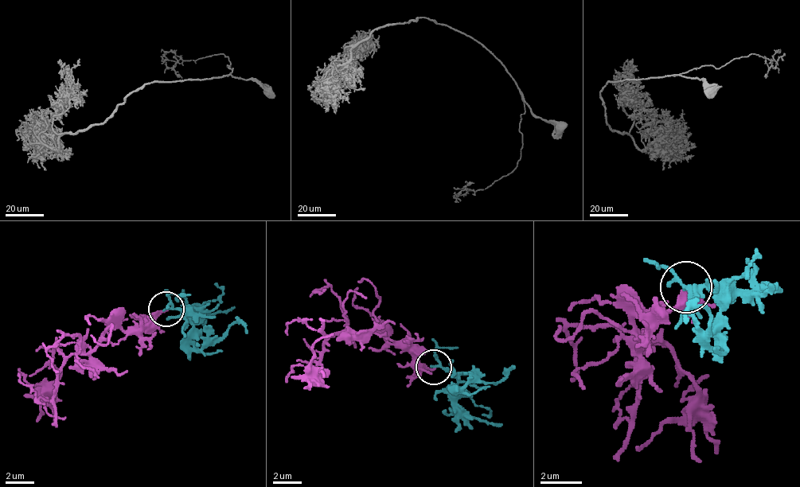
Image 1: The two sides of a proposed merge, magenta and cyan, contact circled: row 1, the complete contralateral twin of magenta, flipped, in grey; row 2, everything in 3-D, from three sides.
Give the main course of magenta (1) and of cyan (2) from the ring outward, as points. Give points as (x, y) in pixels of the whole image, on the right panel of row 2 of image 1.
1: (687, 288), (687, 294), (645, 335), (635, 335), (640, 356), (666, 345), (697, 398), (640, 449), (635, 444)
2: (687, 288), (692, 319), (708, 329), (703, 309), (687, 325)

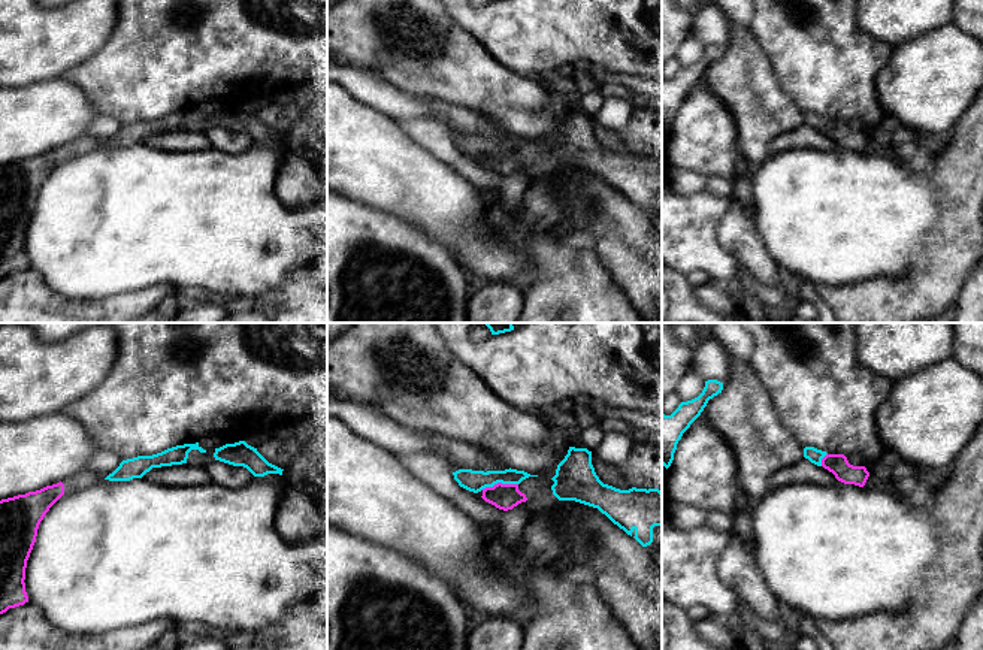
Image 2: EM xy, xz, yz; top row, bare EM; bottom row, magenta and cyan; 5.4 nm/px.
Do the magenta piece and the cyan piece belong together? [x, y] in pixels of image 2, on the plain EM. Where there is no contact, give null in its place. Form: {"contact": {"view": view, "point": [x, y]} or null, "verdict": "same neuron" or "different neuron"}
{"contact": {"view": "xz", "point": [499, 148]}, "verdict": "same neuron"}

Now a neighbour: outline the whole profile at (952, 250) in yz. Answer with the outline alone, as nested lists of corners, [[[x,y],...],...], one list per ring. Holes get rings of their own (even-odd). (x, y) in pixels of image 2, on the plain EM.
[[[983,87],[961,117],[943,152],[931,152],[928,175],[941,188],[941,212],[907,276],[875,276],[841,287],[816,284],[838,323],[917,323],[956,303],[962,285],[983,260]]]

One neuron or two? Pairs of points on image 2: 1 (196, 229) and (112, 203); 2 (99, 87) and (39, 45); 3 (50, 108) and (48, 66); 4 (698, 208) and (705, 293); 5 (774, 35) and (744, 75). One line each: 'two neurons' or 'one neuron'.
1: one neuron
2: two neurons
3: two neurons
4: two neurons
5: two neurons

